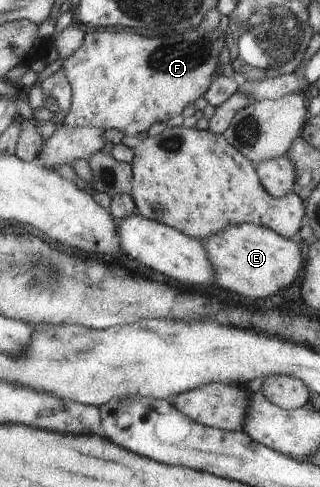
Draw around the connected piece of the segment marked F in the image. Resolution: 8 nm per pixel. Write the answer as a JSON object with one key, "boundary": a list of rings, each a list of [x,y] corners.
{"boundary":[[[220,26],[214,28],[211,31],[205,31],[201,27],[188,28],[184,33],[177,33],[172,35],[142,35],[134,34],[134,32],[110,32],[110,30],[91,30],[86,32],[85,40],[79,50],[76,50],[74,54],[70,54],[68,58],[63,61],[62,68],[68,83],[72,86],[72,102],[66,118],[64,118],[63,125],[70,126],[72,128],[84,128],[84,127],[96,127],[102,129],[104,132],[109,129],[117,129],[124,133],[126,136],[135,136],[140,133],[146,133],[154,123],[167,123],[171,118],[180,115],[186,106],[194,103],[201,96],[203,96],[212,86],[212,75],[220,66],[219,55],[223,48],[228,47],[227,32],[222,33]]]}

